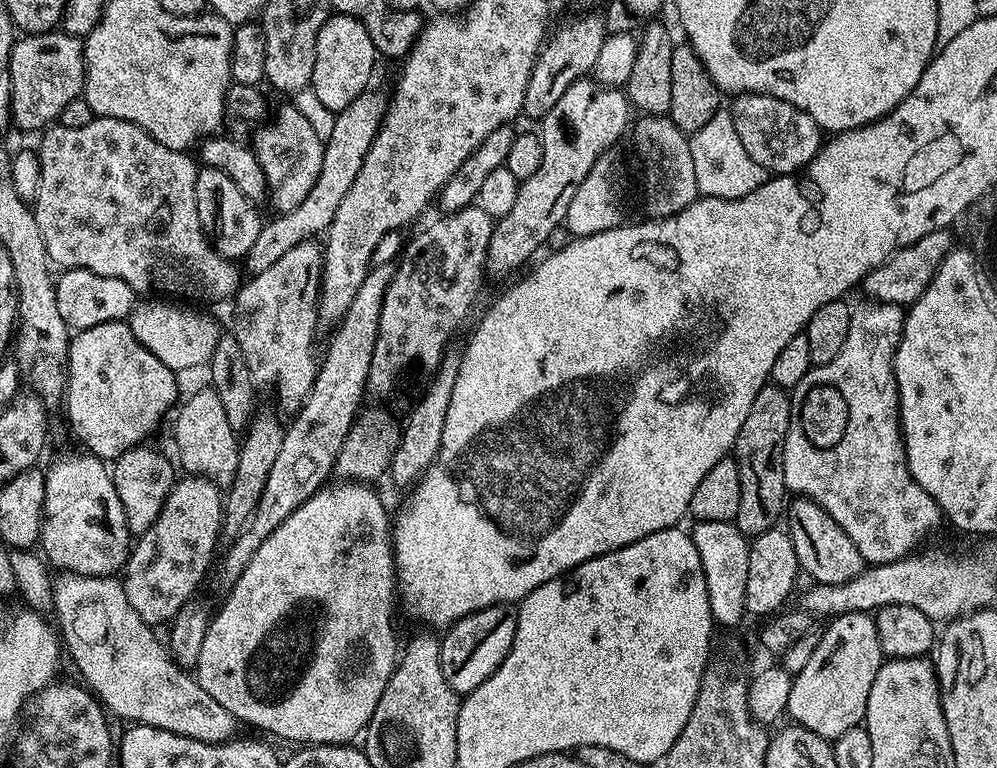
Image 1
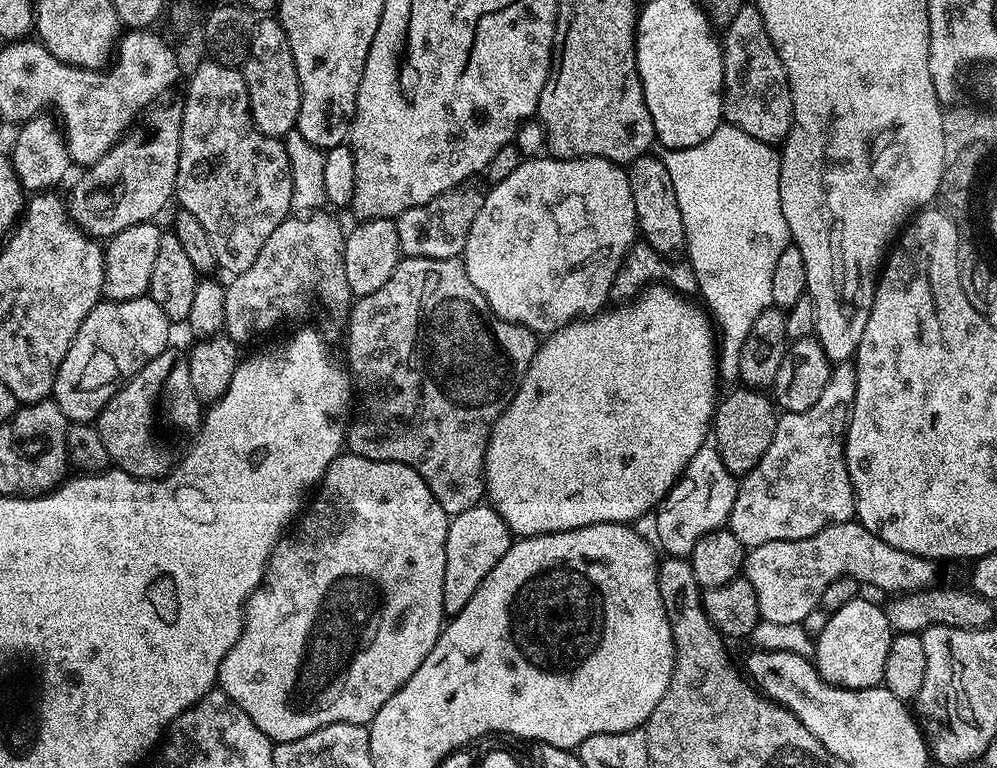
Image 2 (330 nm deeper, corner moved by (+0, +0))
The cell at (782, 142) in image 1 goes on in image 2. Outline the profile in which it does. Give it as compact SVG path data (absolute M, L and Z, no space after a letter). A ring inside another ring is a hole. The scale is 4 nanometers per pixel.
M742 6L722 32L724 120L773 146L783 145L792 128L792 95L782 60L770 42L756 8Z

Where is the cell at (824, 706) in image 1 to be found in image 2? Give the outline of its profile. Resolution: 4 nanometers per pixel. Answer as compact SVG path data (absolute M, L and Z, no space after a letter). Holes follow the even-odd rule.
M864 599L846 602L842 610L831 613L826 626L814 640L816 669L820 671L820 678L835 688L875 688L884 683L886 654L894 633L883 607Z

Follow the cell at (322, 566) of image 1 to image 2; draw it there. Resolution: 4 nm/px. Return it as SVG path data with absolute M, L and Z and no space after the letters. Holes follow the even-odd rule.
M341 454L333 456L320 478L318 491L320 493L313 498L312 505L309 508L307 505L299 513L295 521L297 524L293 528L291 525L290 530L285 531L271 548L262 575L243 605L244 629L237 640L235 637L229 643L219 664L219 691L226 693L248 715L250 722L254 722L254 726L258 726L258 730L276 744L289 744L331 724L371 724L381 706L412 677L418 666L422 666L426 654L434 650L446 623L442 586L446 578L446 534L450 518L446 510L438 506L438 498L430 494L430 486L422 482L420 475L402 462L382 462Z

